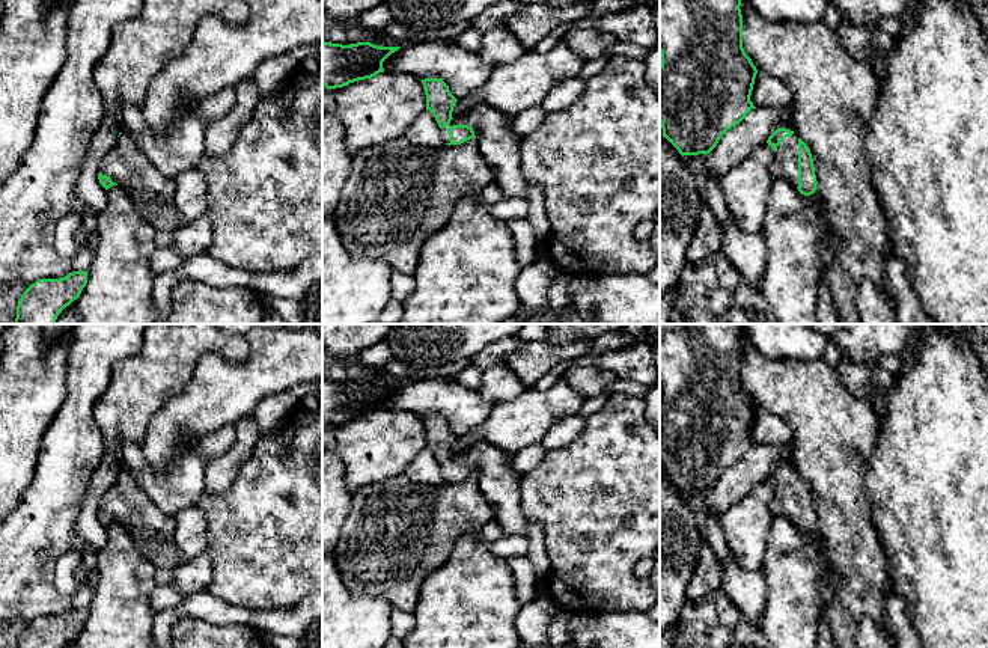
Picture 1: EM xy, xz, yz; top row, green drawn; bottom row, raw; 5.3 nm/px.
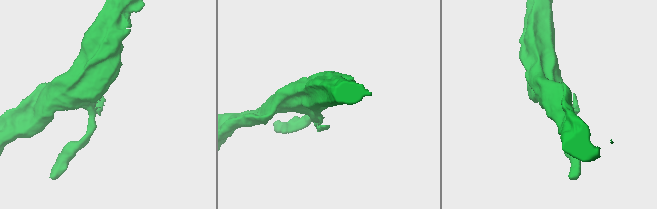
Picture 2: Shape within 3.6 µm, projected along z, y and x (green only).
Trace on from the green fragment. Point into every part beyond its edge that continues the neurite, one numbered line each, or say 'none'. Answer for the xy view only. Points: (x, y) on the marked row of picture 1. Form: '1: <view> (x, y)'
1: xy (152, 195)

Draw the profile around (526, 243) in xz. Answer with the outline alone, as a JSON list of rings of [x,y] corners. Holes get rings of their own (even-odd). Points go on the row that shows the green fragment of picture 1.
[[[514,219],[508,223],[514,237],[515,258],[521,268],[533,264],[538,258],[539,241],[527,219]]]

